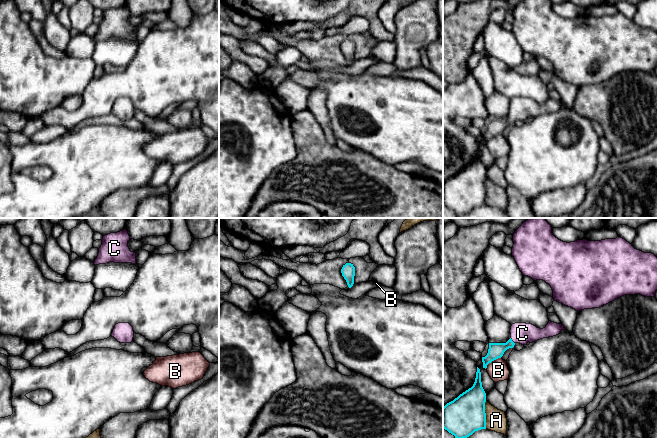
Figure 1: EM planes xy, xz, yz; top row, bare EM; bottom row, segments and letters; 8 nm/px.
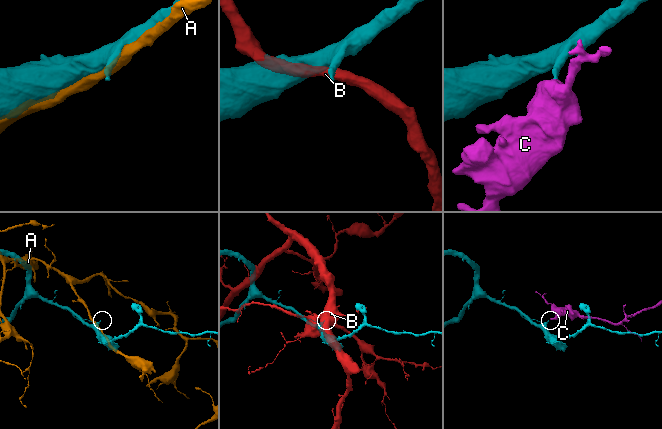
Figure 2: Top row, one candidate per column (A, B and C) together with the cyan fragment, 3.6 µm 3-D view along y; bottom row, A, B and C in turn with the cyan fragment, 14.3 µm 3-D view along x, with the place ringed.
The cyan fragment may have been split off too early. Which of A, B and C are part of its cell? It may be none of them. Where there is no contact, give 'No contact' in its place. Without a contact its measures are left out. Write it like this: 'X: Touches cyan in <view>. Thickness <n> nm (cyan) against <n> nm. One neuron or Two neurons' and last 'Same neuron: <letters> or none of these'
A: Touches cyan in yz. Thickness 300 nm (cyan) against 170 nm. Two neurons
B: Touches cyan in yz. Thickness 130 nm (cyan) against 160 nm. Two neurons
C: Touches cyan in yz. Thickness 130 nm (cyan) against 170 nm. One neuron
Same neuron: C

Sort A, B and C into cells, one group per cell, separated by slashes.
A / B / C

